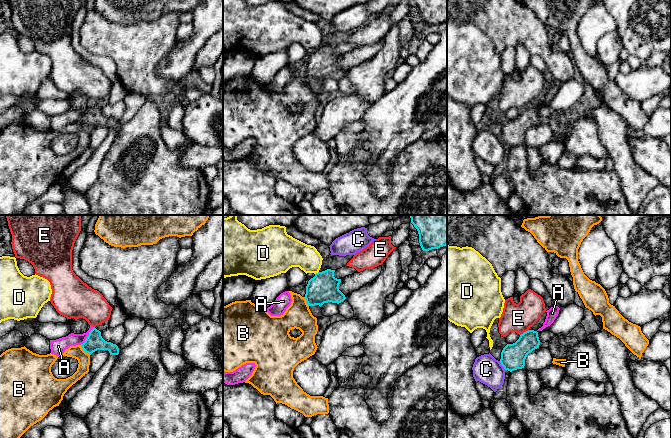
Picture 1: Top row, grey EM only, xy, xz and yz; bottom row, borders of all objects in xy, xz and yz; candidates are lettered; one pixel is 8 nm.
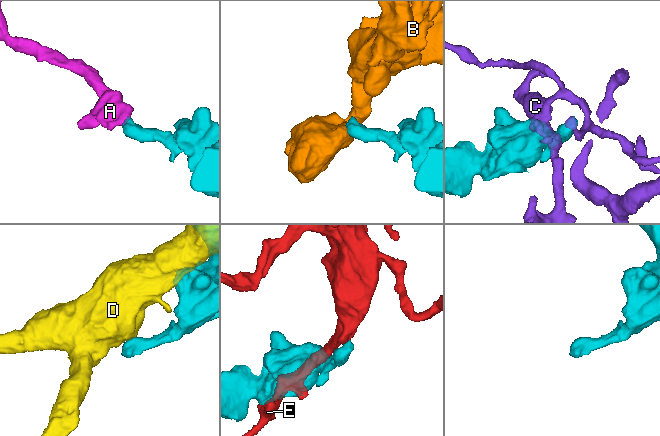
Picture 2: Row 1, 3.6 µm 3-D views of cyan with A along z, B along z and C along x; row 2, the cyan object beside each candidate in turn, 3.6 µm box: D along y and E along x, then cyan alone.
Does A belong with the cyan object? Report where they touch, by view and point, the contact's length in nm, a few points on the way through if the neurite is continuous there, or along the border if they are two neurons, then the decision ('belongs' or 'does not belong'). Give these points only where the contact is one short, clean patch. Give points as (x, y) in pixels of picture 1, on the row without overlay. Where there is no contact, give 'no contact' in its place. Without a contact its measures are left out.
meets cyan in xy at (88, 112); contact 190 nm long; runs through xy (94, 117), (88, 112), (59, 122); belongs

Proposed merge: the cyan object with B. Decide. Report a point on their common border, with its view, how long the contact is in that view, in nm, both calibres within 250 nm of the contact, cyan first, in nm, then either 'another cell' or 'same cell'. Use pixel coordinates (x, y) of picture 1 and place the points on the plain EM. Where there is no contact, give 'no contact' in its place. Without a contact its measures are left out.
xy (84, 126) | 120 nm | 140/100 nm | another cell

